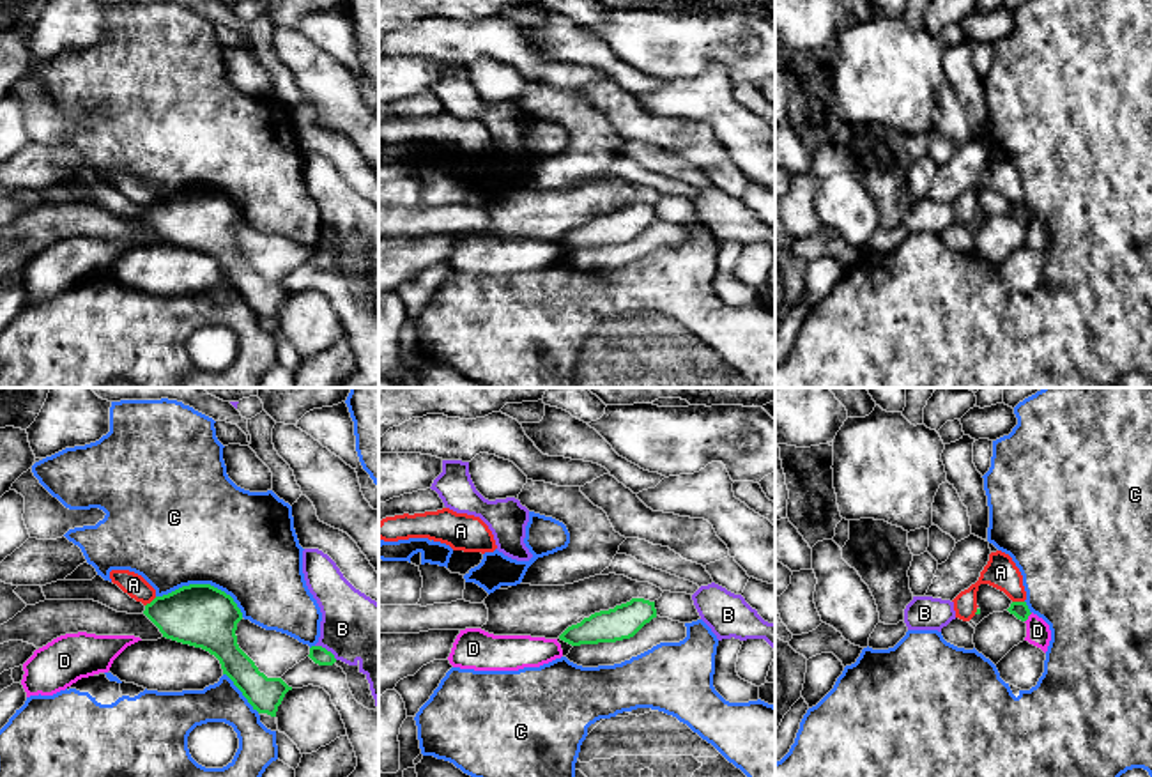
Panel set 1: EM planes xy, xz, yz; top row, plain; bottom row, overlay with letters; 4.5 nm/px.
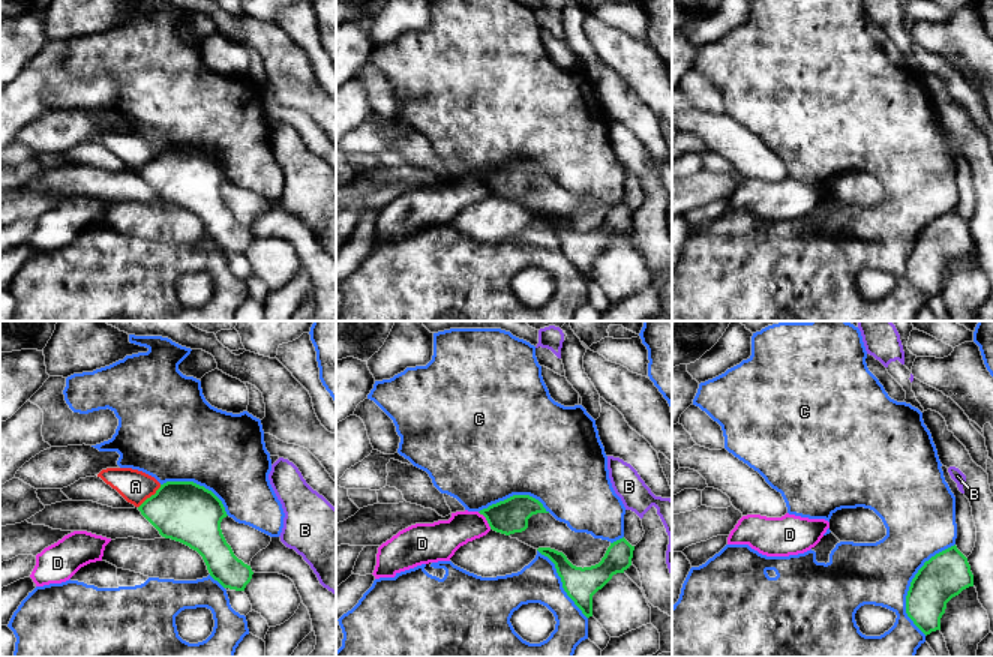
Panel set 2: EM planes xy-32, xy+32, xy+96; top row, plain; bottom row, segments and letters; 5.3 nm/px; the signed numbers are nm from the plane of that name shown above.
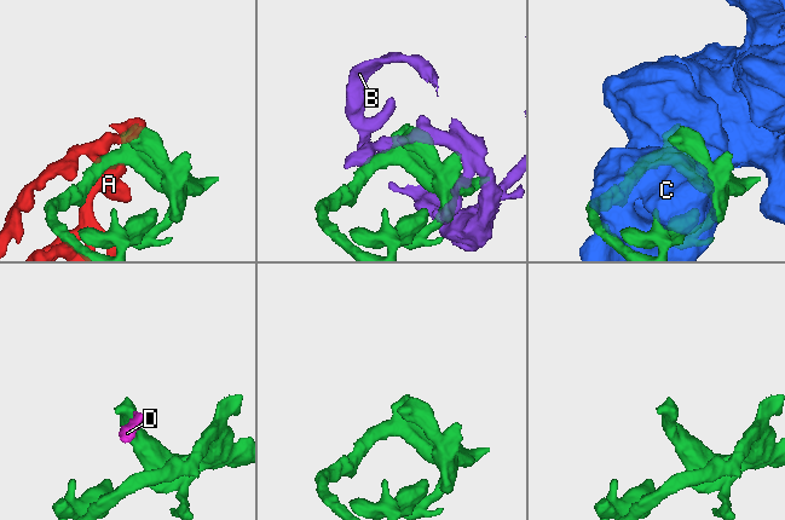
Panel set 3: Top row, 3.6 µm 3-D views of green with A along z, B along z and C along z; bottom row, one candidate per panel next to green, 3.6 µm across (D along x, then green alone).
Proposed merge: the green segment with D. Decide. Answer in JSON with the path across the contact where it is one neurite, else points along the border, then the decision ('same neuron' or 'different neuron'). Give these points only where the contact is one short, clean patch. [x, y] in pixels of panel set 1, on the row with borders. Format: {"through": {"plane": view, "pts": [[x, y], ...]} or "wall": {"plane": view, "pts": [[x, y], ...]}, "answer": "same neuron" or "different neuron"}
{"wall": {"plane": "yz", "pts": [[1032, 613], [1025, 622]]}, "answer": "different neuron"}

